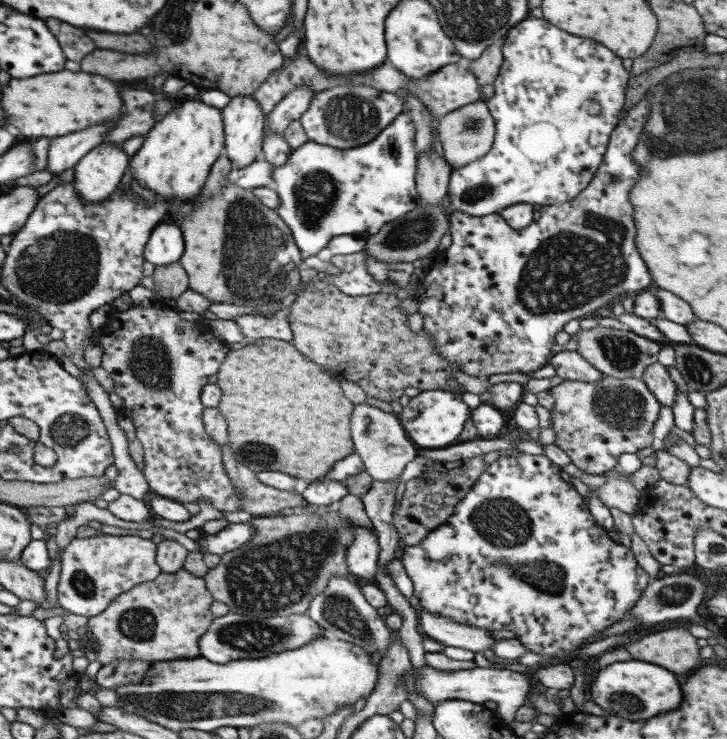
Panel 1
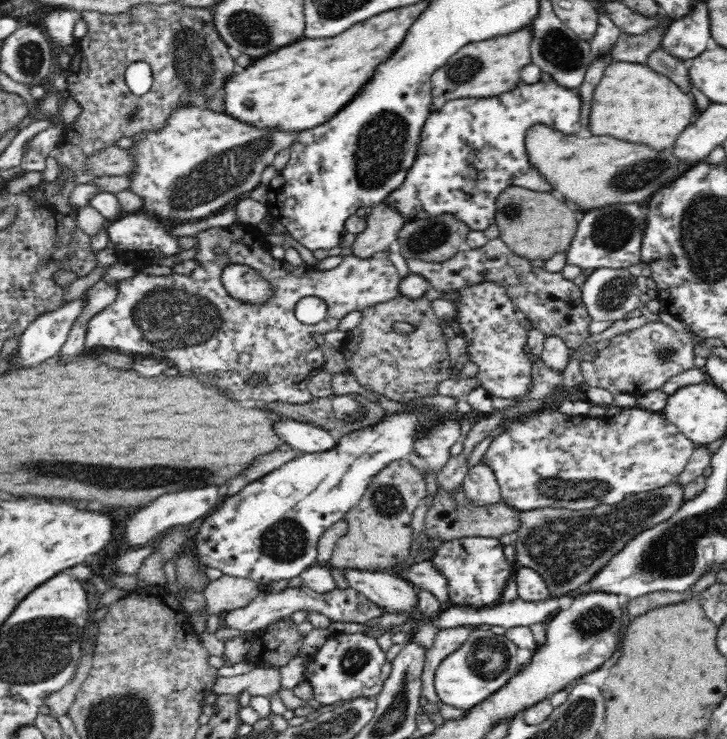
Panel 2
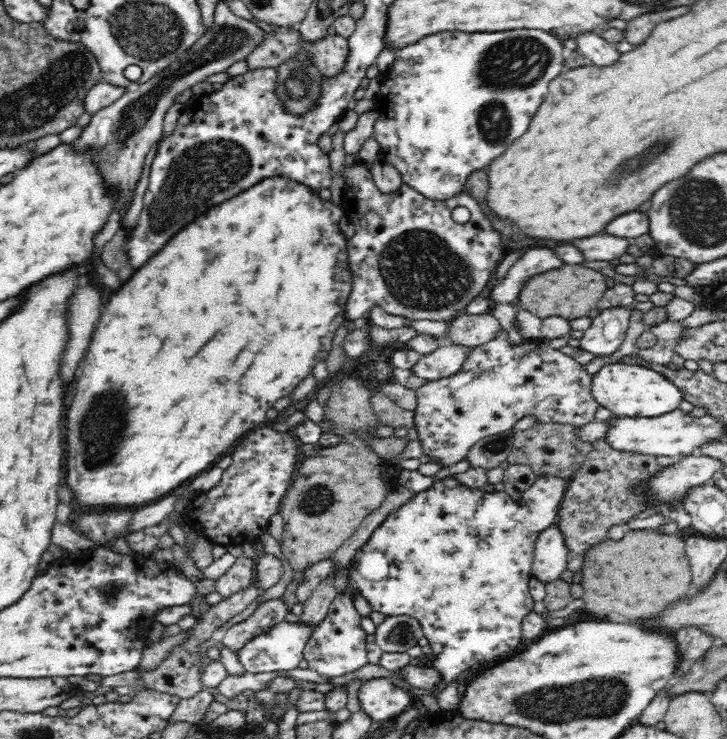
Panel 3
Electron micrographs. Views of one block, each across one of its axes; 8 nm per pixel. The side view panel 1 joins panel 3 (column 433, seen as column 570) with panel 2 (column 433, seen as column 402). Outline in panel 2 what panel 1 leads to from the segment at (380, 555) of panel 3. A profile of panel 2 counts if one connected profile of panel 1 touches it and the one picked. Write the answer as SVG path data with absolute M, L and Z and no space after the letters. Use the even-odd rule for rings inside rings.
M462 537L440 544L428 559L436 569L447 579L450 605L465 607L488 607L489 604L501 601L503 591L507 588L508 580L512 576L512 565L504 553L504 545L499 538L494 537Z

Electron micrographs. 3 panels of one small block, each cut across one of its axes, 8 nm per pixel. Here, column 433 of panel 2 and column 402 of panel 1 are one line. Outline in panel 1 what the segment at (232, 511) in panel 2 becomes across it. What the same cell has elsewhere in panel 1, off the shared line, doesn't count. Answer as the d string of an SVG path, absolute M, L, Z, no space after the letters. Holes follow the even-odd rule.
M444 389L420 391L410 398L407 405L397 414L399 424L416 449L436 450L455 445L461 429L470 417L469 408L461 400L461 393Z

